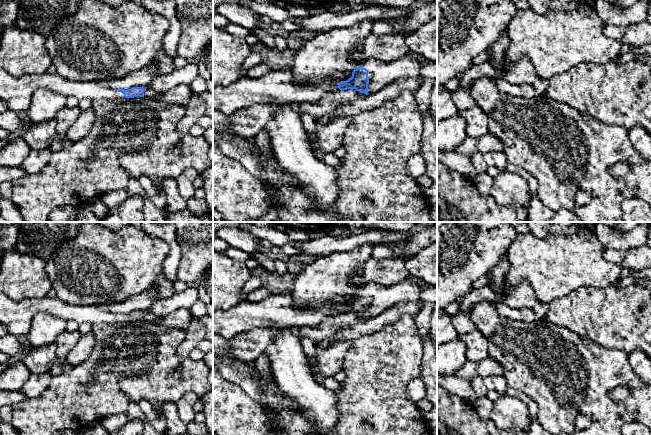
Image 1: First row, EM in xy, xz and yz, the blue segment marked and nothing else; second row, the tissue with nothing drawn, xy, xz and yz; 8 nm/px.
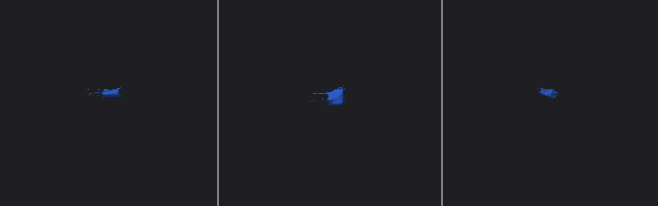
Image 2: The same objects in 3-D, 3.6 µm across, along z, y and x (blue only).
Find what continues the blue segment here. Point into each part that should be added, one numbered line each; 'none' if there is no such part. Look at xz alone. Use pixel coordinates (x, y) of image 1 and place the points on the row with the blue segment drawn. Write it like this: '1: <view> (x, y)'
1: xz (381, 74)
2: xz (277, 87)

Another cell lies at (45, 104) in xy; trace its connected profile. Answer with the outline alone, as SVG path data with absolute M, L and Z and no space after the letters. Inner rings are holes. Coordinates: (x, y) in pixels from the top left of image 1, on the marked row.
M47 89L37 90L31 97L26 111L29 120L34 124L55 119L58 111L66 106L67 97Z

